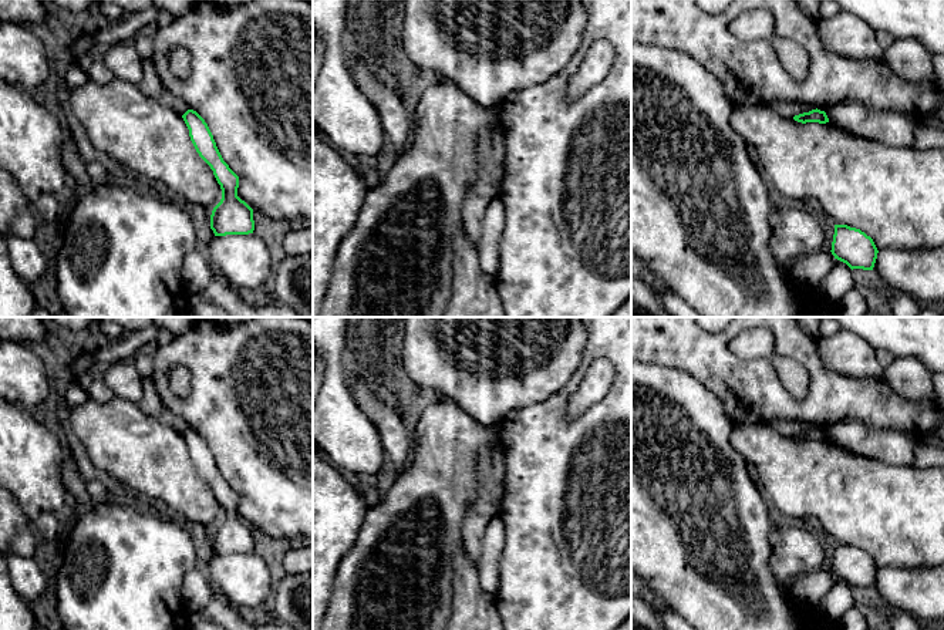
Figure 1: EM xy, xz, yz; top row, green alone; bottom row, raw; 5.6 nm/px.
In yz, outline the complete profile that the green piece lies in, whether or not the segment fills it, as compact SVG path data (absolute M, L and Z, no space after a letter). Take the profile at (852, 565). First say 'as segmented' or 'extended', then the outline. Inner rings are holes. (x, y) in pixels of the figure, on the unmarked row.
as segmented | M835 543L830 570L835 577L846 582L852 589L873 589L879 572L870 555L847 543Z

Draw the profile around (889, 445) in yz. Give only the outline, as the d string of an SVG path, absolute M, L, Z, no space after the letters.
M843 420L826 429L830 441L889 465L911 466L916 439L904 432L883 428L874 431L857 420Z

